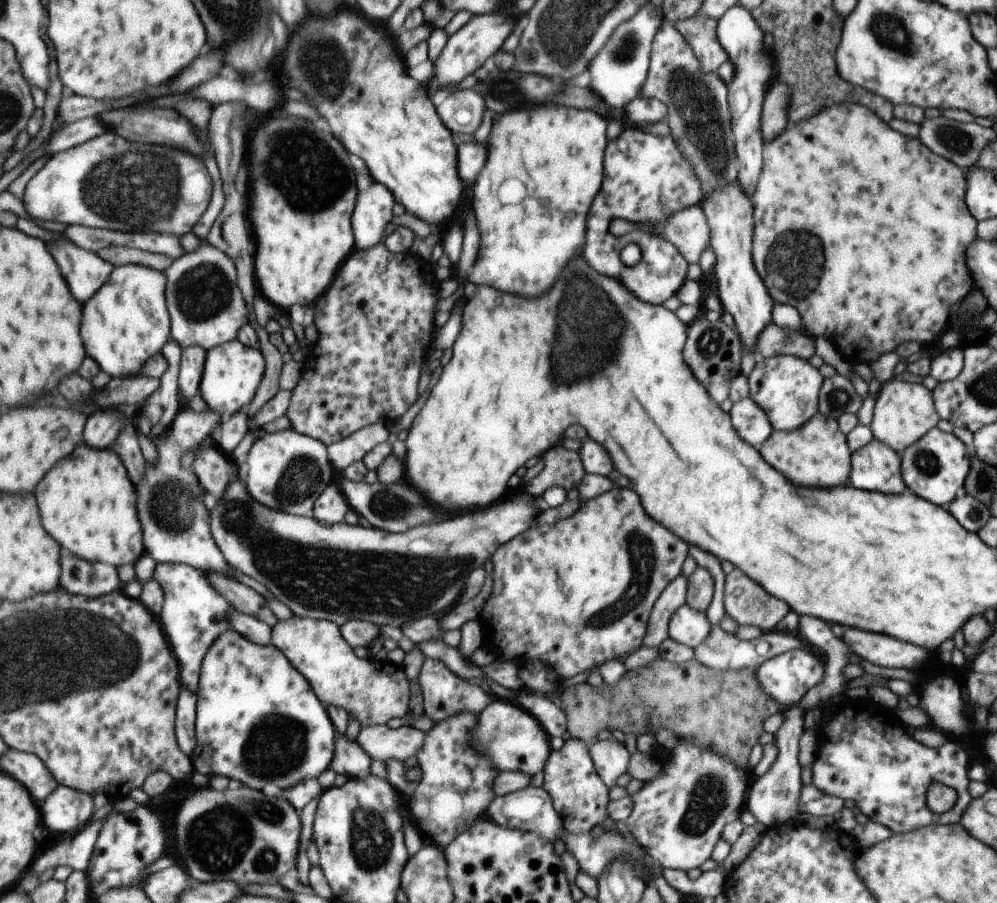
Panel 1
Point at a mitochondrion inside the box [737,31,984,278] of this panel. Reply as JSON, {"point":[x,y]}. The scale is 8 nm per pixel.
{"point":[958,140]}

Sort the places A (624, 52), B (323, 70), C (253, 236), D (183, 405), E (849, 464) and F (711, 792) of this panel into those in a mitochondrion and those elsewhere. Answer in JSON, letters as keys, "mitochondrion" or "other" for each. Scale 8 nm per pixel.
{"A":"mitochondrion","B":"mitochondrion","C":"other","D":"other","E":"other","F":"mitochondrion"}

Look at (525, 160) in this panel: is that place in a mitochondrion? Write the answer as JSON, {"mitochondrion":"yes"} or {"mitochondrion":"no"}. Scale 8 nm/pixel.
{"mitochondrion":"no"}

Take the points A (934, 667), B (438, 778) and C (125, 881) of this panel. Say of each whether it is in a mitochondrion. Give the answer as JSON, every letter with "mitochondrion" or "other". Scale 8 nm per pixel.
{"A":"other","B":"other","C":"other"}

